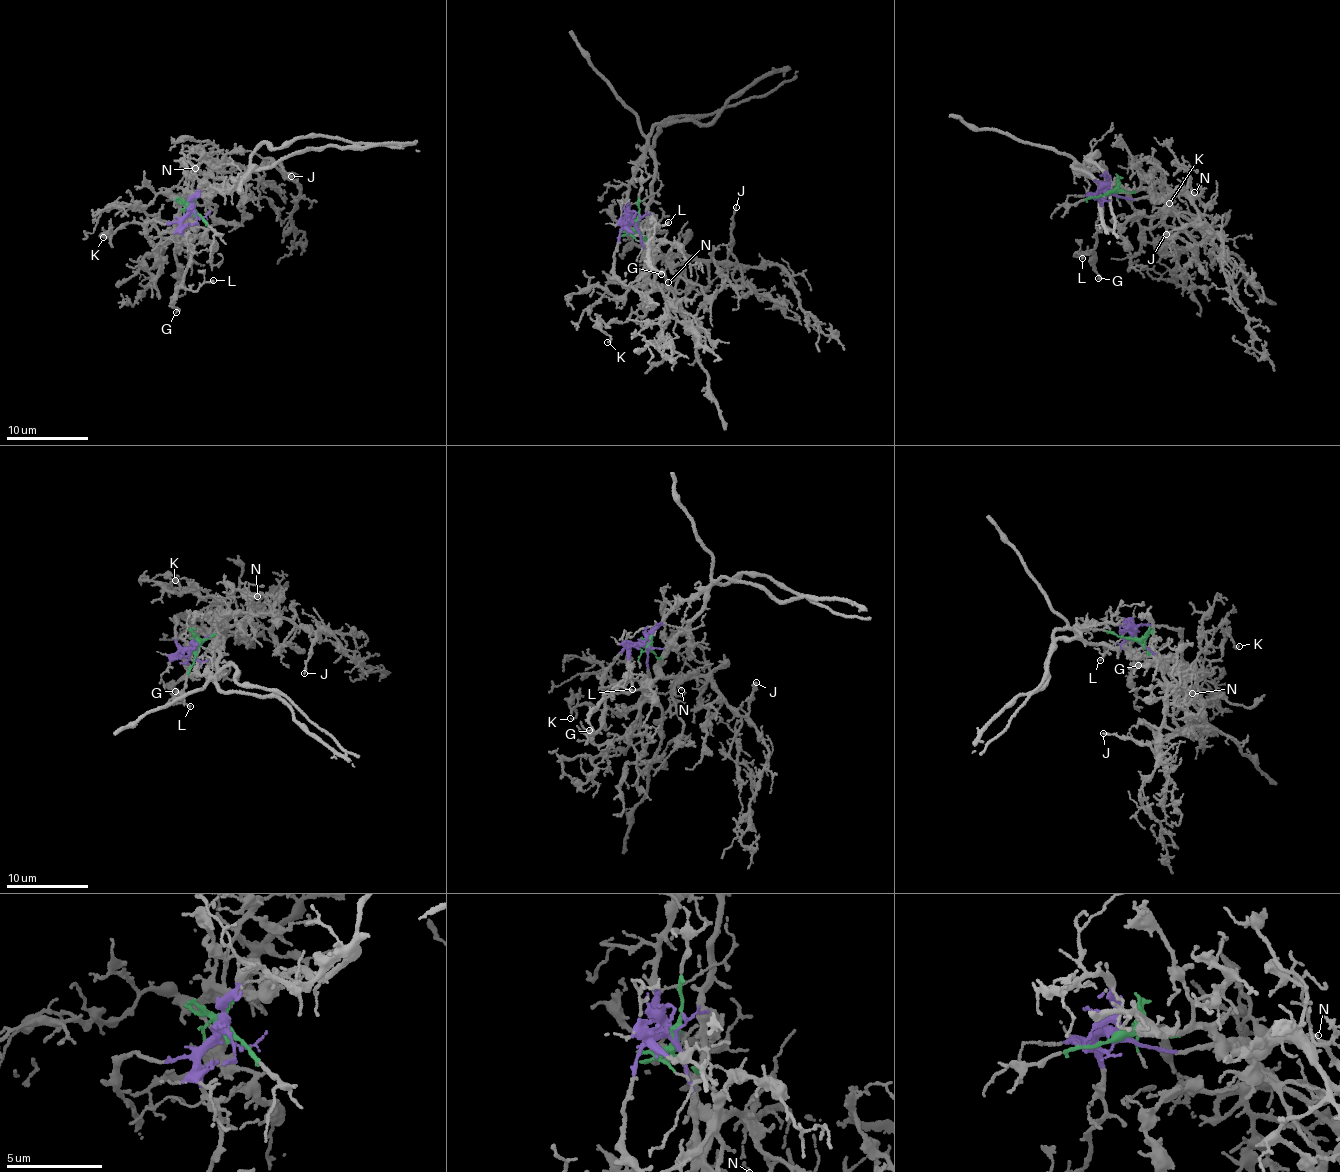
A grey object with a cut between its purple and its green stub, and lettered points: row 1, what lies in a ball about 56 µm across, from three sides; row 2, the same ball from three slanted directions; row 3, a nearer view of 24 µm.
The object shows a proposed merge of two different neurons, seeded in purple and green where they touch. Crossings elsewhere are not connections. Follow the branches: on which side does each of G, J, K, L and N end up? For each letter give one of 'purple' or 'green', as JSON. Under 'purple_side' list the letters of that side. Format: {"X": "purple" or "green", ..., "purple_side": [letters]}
{"G": "purple", "J": "green", "K": "green", "L": "purple", "N": "green", "purple_side": ["G", "L"]}

